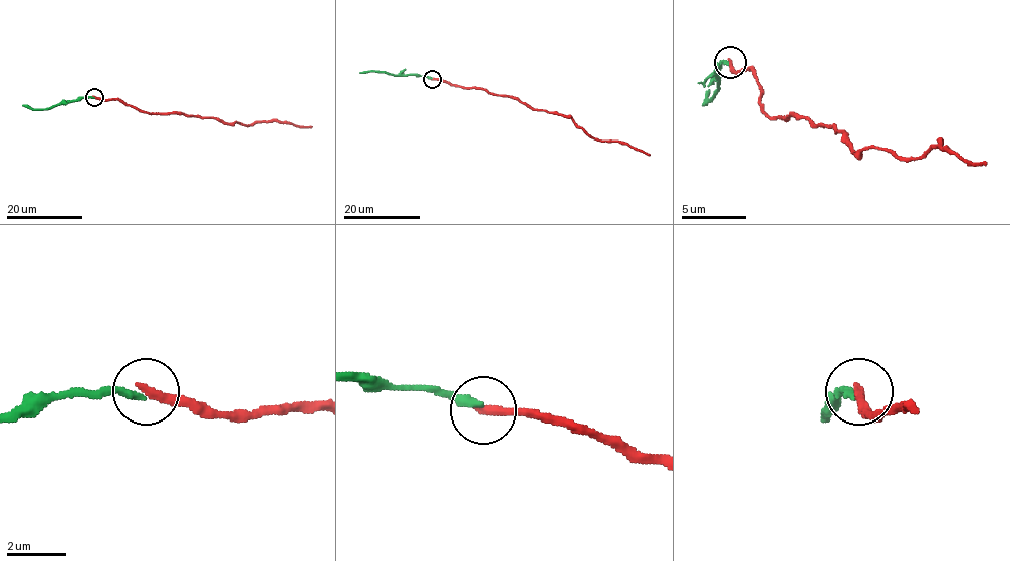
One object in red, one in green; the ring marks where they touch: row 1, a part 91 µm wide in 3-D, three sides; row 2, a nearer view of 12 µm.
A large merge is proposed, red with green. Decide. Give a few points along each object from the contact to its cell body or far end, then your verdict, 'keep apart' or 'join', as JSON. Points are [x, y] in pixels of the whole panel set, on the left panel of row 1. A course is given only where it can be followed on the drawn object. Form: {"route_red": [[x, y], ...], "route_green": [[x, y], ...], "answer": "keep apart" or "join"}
{"route_red": [[94, 97], [120, 99], [149, 113], [180, 113], [215, 117], [227, 123], [251, 125], [279, 120], [312, 126]], "route_green": [[94, 98], [78, 98], [45, 109], [23, 105]], "answer": "join"}

